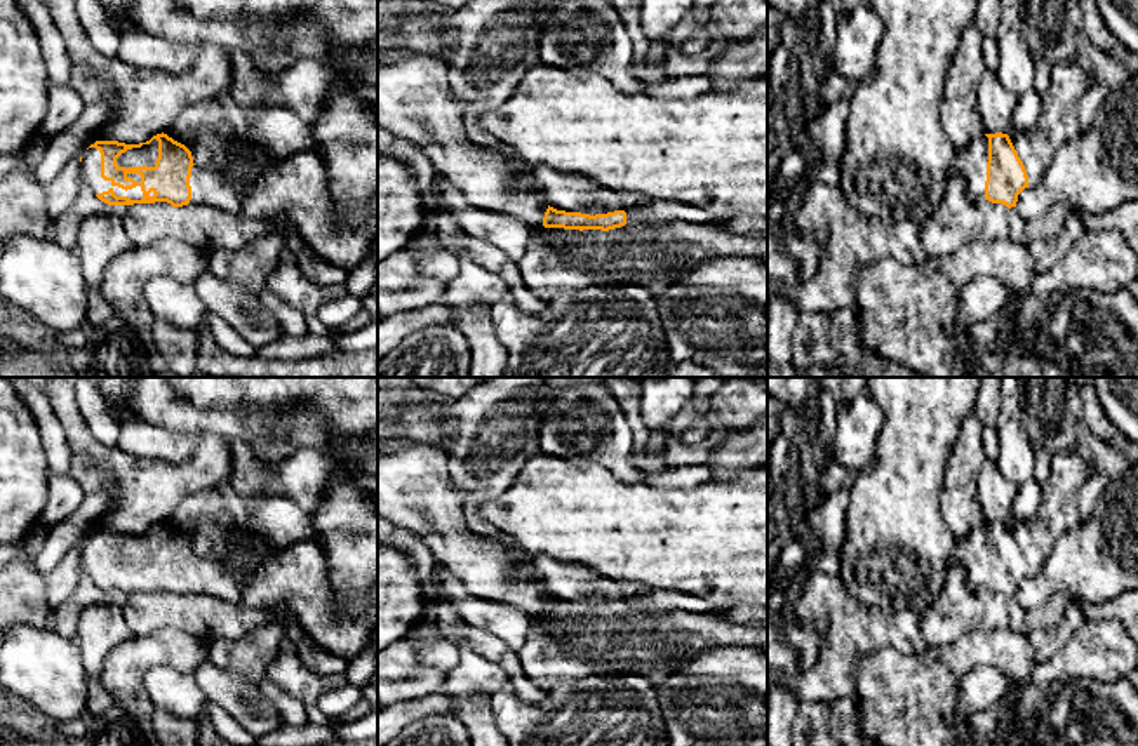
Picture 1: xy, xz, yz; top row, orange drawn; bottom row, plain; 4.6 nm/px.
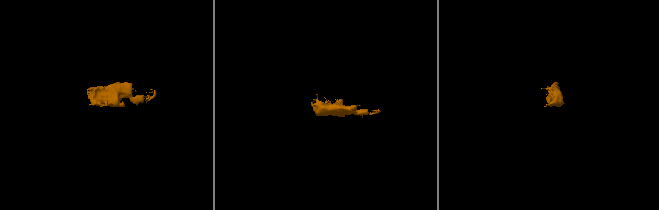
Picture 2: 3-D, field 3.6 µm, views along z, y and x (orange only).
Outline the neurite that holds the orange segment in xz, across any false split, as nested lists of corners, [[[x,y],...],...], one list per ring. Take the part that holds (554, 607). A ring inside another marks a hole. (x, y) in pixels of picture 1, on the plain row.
[[[548,595],[543,614],[532,617],[529,638],[517,650],[524,673],[539,687],[586,676],[642,676],[663,683],[703,650],[740,647],[767,654],[767,624],[733,624],[703,612],[628,614],[625,600],[581,603]]]

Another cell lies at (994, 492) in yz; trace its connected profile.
[[[985,459],[976,475],[976,499],[985,523],[1006,523],[1013,516],[1013,501],[1018,485],[1009,482],[995,461]]]

